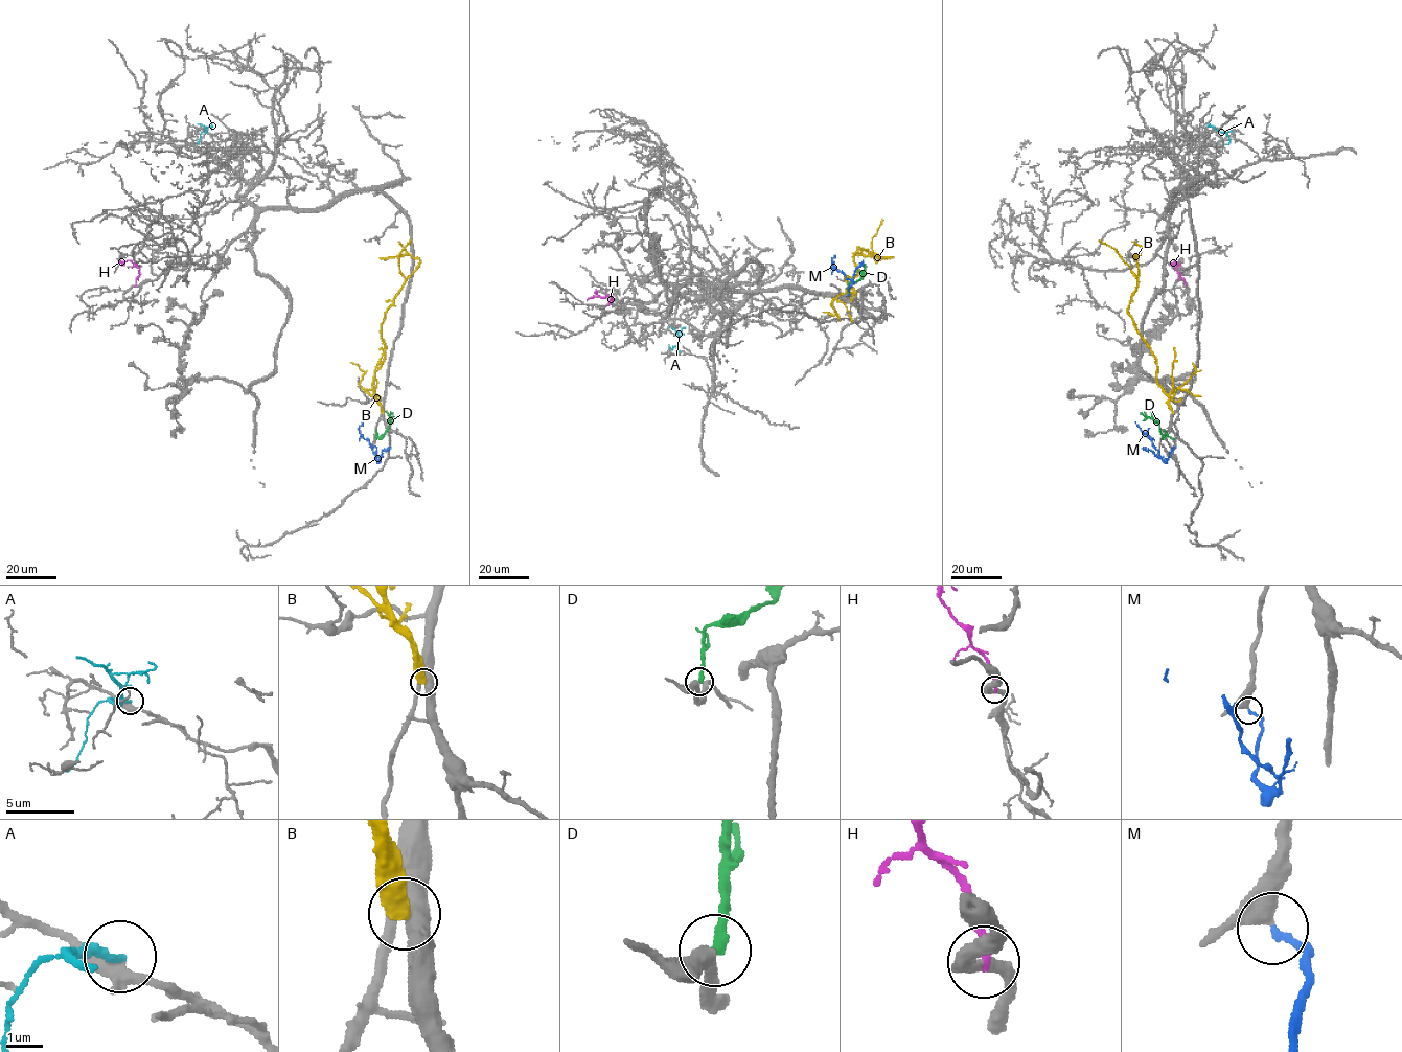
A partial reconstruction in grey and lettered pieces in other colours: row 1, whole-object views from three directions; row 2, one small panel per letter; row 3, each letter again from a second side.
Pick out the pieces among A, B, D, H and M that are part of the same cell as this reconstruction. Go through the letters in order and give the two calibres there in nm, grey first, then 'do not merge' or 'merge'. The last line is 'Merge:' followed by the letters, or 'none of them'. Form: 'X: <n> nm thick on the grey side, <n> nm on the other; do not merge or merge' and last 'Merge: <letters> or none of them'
A: 440 nm thick on the grey side, 240 nm on the other; do not merge
B: 480 nm thick on the grey side, 500 nm on the other; do not merge
D: 400 nm thick on the grey side, 300 nm on the other; do not merge
H: 280 nm thick on the grey side, 200 nm on the other; do not merge
M: 380 nm thick on the grey side, 200 nm on the other; merge
Merge: M

